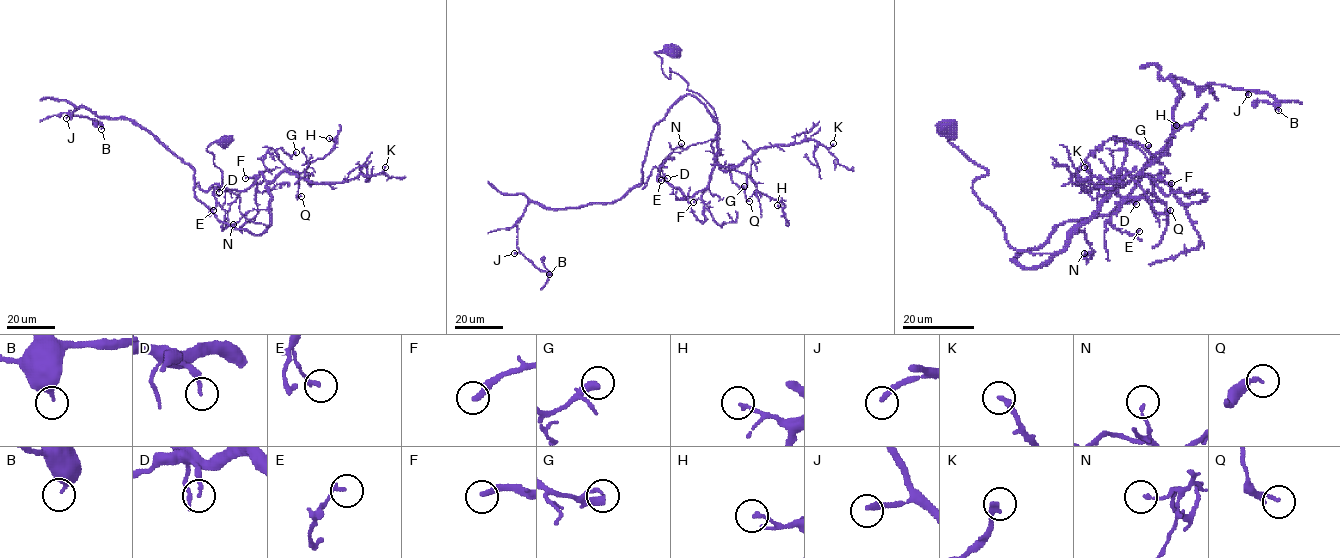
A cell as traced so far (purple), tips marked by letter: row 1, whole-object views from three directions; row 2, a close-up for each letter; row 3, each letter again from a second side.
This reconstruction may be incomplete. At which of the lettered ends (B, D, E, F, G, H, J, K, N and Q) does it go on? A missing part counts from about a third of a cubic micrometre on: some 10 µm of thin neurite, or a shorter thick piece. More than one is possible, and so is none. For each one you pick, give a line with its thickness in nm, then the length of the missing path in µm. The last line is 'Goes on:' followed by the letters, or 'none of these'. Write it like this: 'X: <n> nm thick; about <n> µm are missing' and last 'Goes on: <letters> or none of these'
J: 260 nm thick; about 3 µm are missing
Goes on: J

